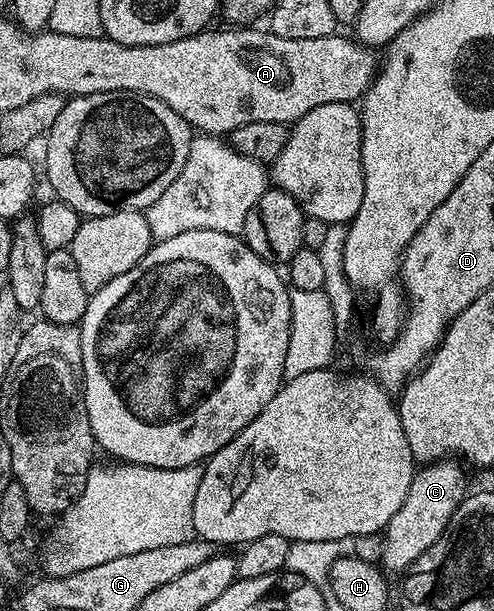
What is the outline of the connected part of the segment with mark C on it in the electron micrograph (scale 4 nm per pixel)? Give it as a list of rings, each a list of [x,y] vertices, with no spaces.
[[[447,458],[436,460],[433,464],[419,467],[412,478],[412,486],[396,514],[388,521],[381,533],[384,554],[380,561],[381,567],[387,573],[405,573],[444,534],[452,514],[460,507],[468,495],[466,489],[466,472],[457,459]]]

